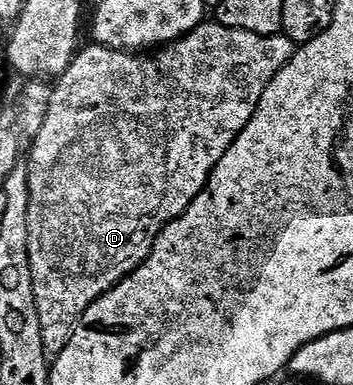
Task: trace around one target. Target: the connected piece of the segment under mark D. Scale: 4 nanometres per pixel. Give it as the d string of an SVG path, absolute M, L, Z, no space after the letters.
M214 20L203 21L200 26L193 28L193 32L189 32L184 38L178 38L175 42L167 43L166 46L155 53L128 52L126 50L114 50L111 46L100 46L98 44L90 45L91 46L84 45L82 49L76 53L67 71L59 75L57 81L54 83L51 91L51 99L49 100L49 112L45 112L45 124L41 124L41 132L37 132L35 141L30 143L29 154L31 150L31 158L28 157L26 159L27 171L29 172L29 264L33 268L33 296L37 296L37 312L41 316L41 336L45 340L45 348L47 349L48 355L51 356L59 354L65 348L65 344L69 344L69 340L75 331L75 325L79 323L79 318L86 310L88 310L102 294L109 292L109 288L116 286L122 278L129 277L131 273L146 260L155 243L155 237L161 233L169 223L181 217L189 208L189 204L193 204L195 197L206 188L209 176L213 172L215 165L221 160L221 156L225 156L225 152L231 147L233 140L237 140L237 136L245 128L245 124L249 124L249 120L253 116L253 112L257 108L257 104L261 100L265 88L269 88L269 84L277 76L277 72L281 72L281 68L285 68L285 64L291 62L291 58L297 49L295 42L289 40L283 33L274 34L273 36L257 36L257 32L241 32L237 28L225 28L220 22Z

